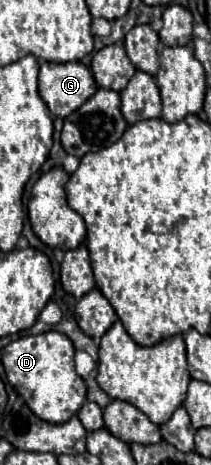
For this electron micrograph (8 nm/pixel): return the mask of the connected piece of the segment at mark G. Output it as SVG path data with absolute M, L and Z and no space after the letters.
M40 62L38 92L56 118L66 118L98 90L90 70L82 62Z

